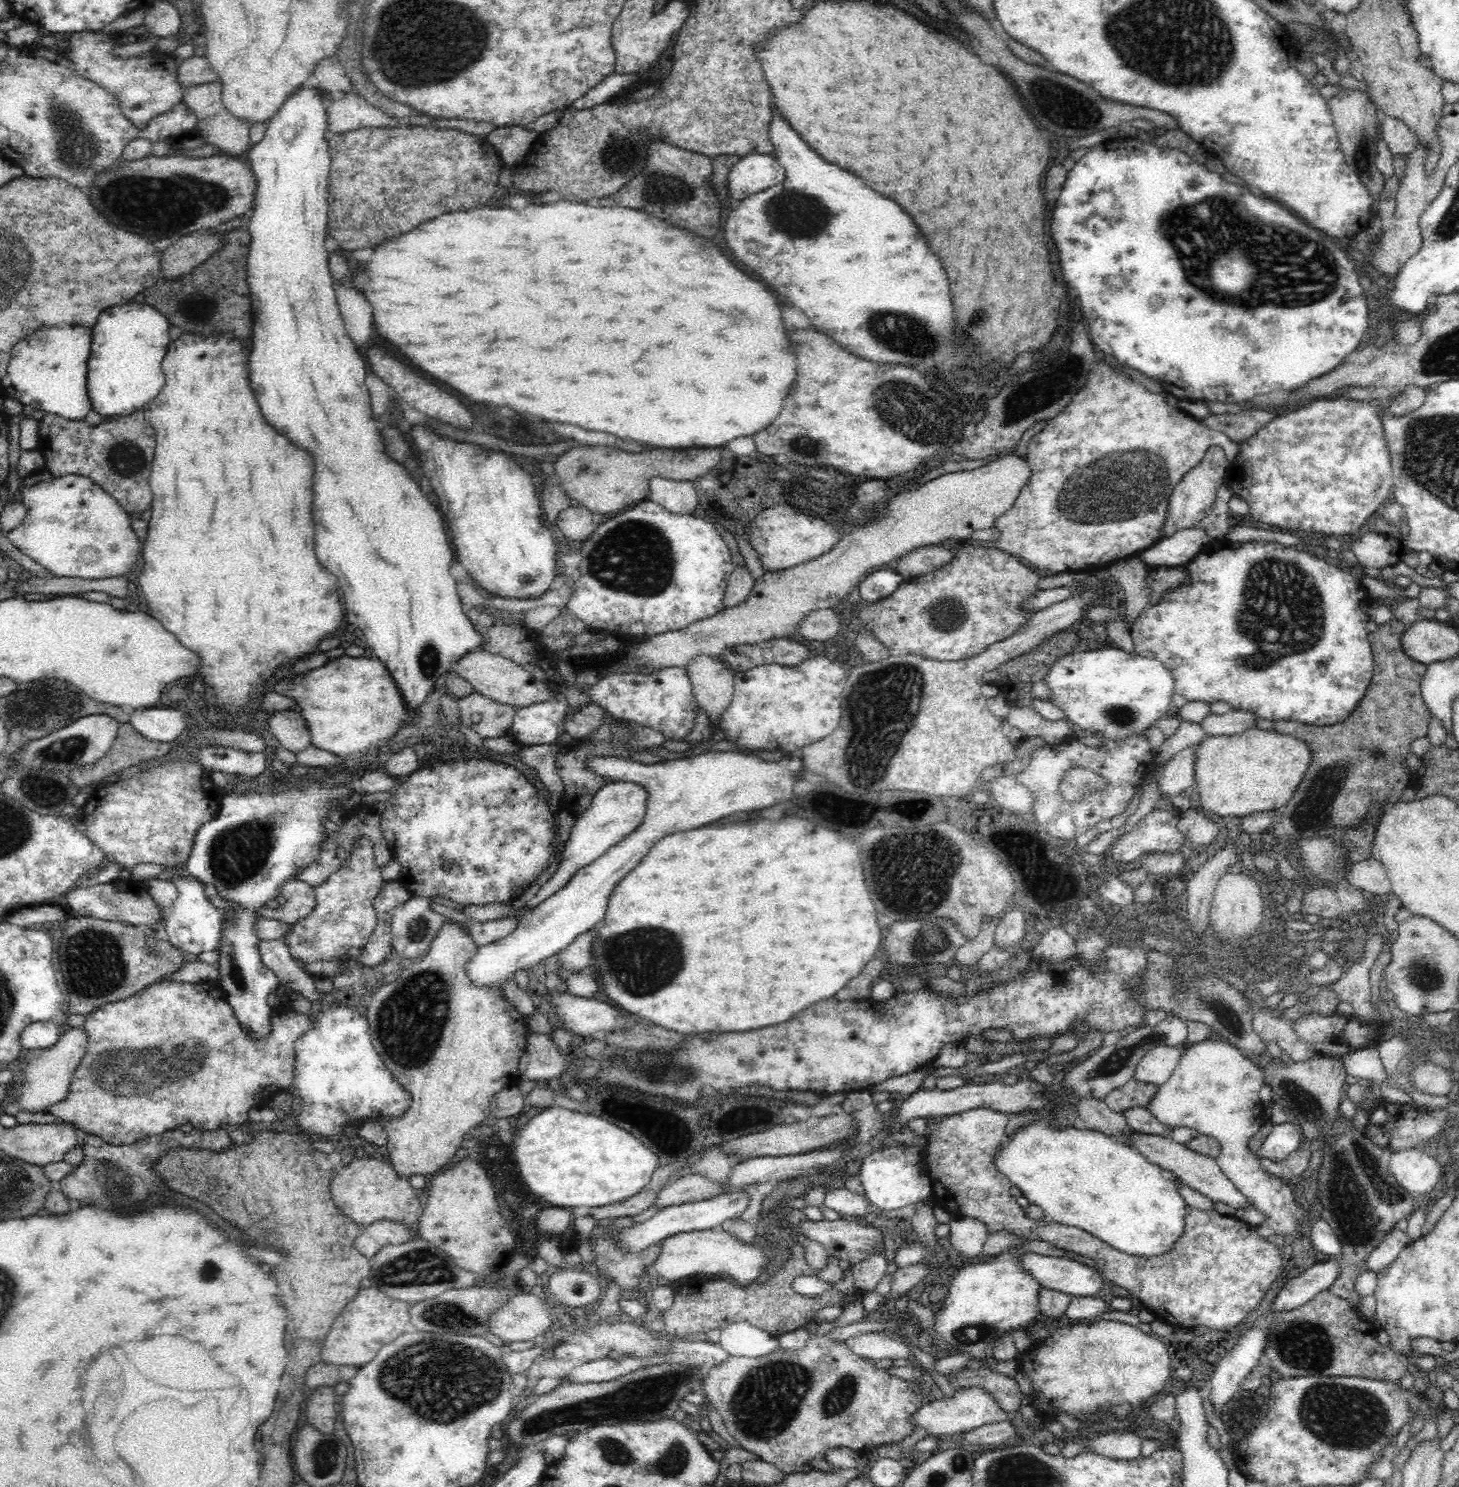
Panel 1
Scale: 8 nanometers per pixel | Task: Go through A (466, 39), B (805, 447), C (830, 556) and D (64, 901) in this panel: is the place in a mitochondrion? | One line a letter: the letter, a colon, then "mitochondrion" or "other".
A: mitochondrion
B: mitochondrion
C: other
D: other

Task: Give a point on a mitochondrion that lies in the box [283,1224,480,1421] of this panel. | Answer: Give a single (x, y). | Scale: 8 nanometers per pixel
(420, 1266)

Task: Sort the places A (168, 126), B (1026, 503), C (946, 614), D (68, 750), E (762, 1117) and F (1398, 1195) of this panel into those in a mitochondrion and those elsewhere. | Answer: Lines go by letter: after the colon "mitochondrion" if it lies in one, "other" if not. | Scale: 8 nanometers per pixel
A: other
B: other
C: mitochondrion
D: mitochondrion
E: other
F: other

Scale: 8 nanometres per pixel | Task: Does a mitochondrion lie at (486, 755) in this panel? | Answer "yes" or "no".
no

